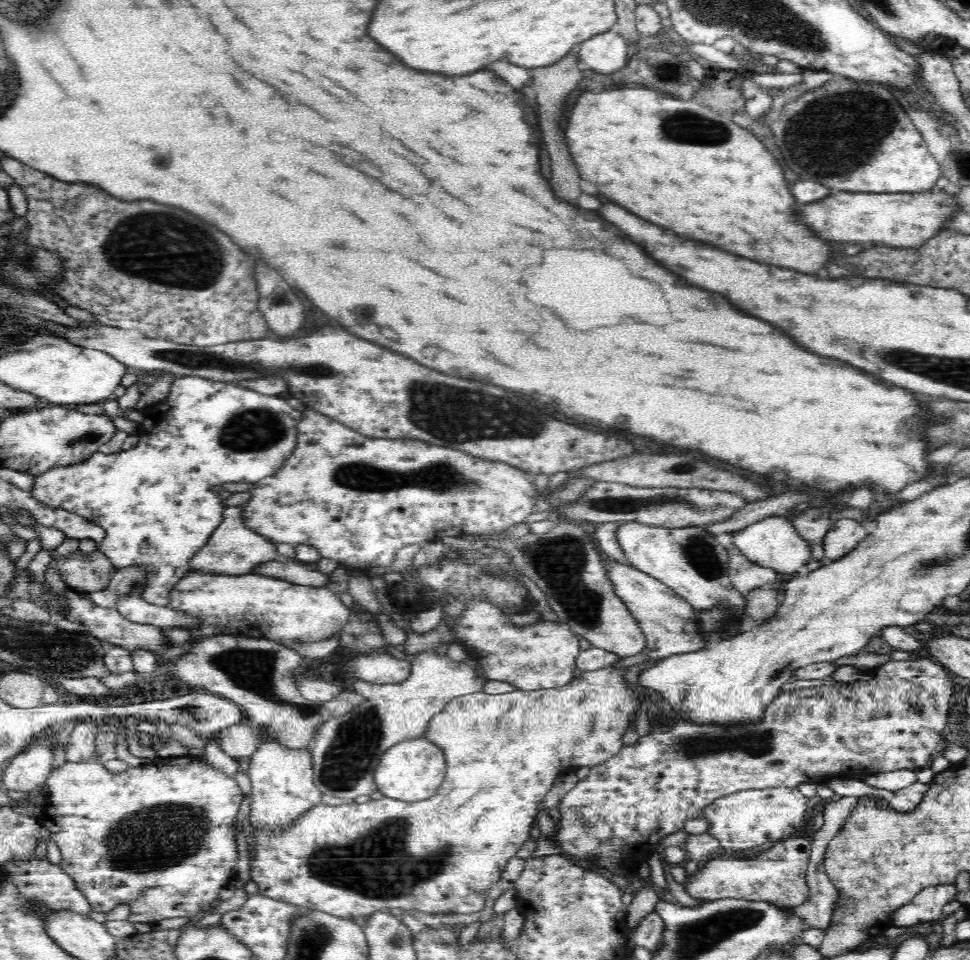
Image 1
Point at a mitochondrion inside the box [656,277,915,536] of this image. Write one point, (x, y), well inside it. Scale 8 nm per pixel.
(680, 469)

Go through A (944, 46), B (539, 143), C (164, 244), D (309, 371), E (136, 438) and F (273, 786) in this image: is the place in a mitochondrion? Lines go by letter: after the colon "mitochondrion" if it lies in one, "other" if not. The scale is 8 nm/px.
A: other
B: other
C: mitochondrion
D: mitochondrion
E: other
F: other

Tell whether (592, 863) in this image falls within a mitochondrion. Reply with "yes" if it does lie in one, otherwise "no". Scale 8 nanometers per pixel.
no

